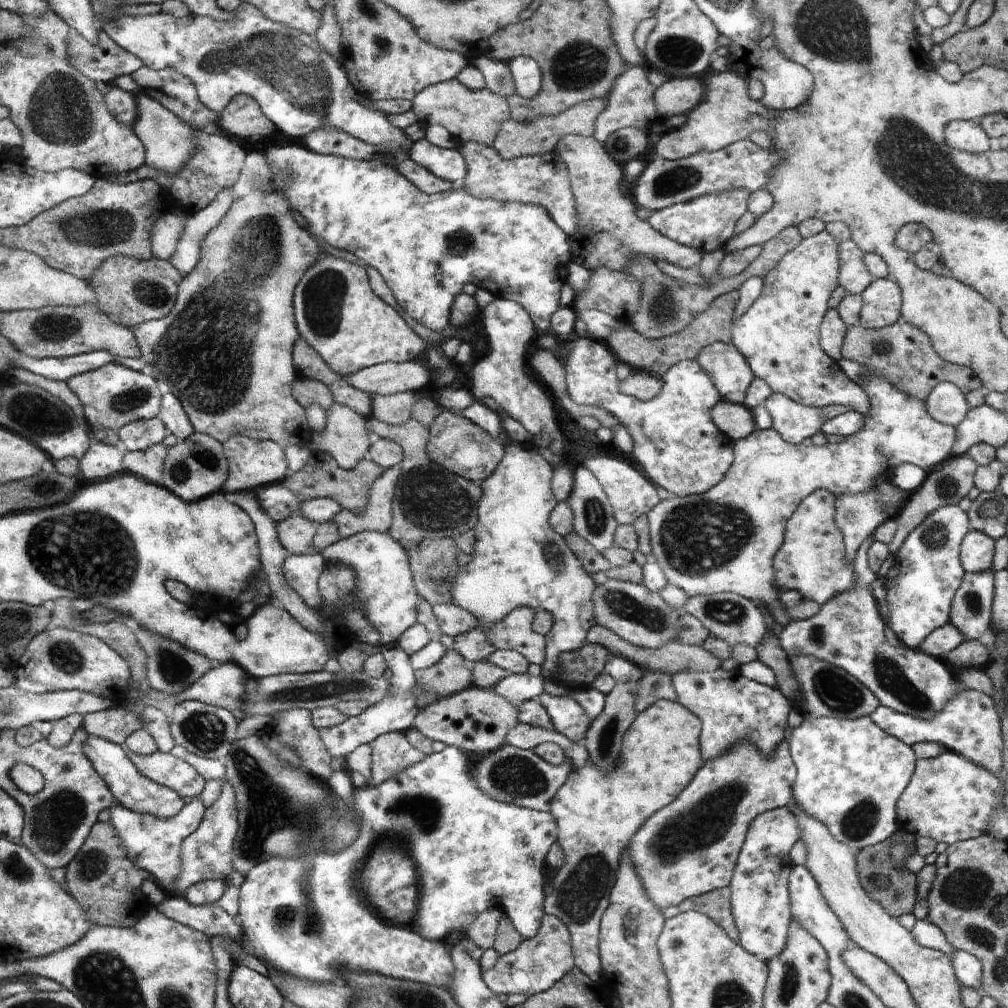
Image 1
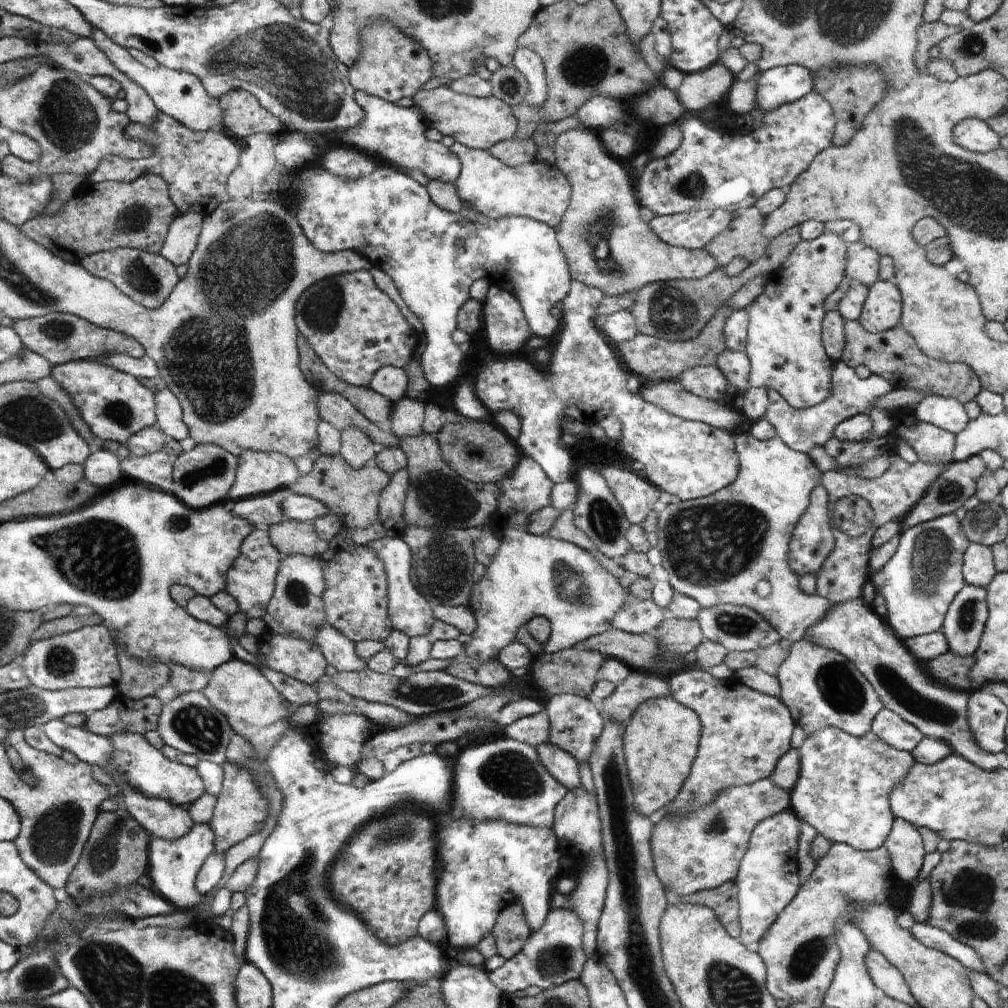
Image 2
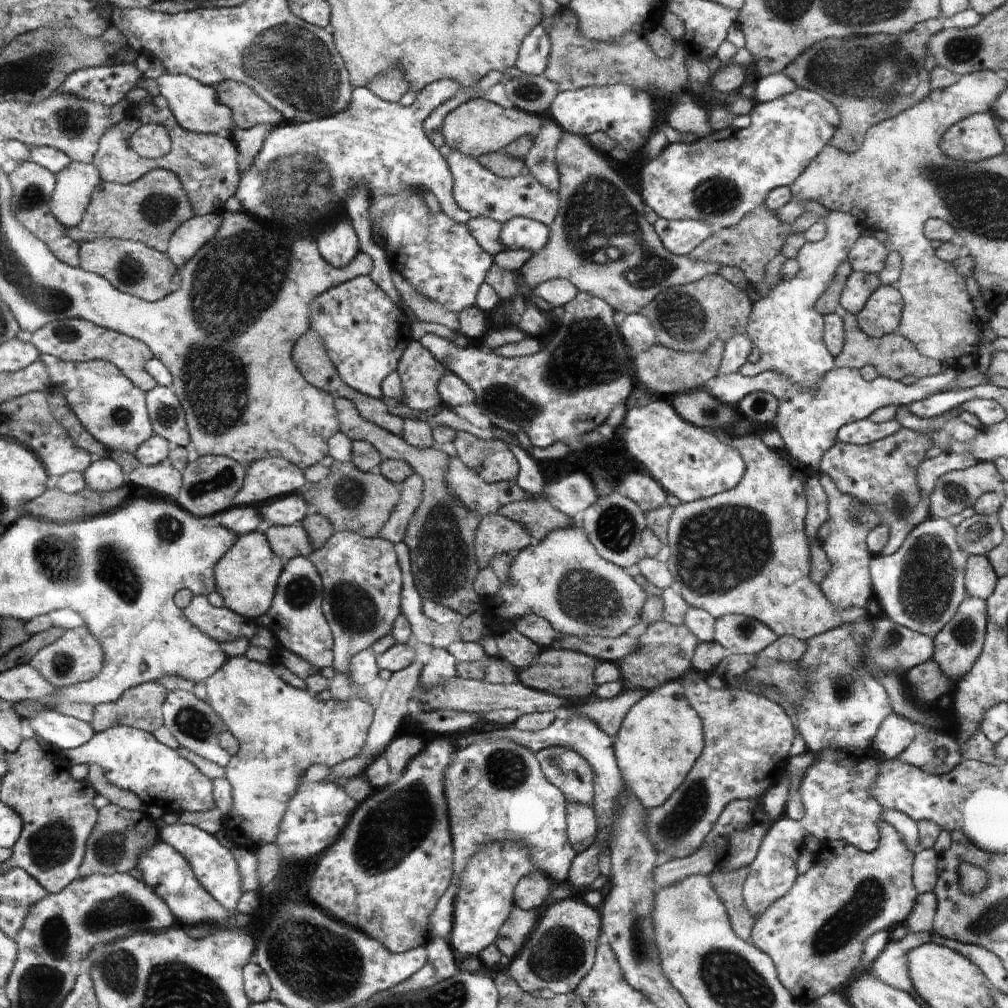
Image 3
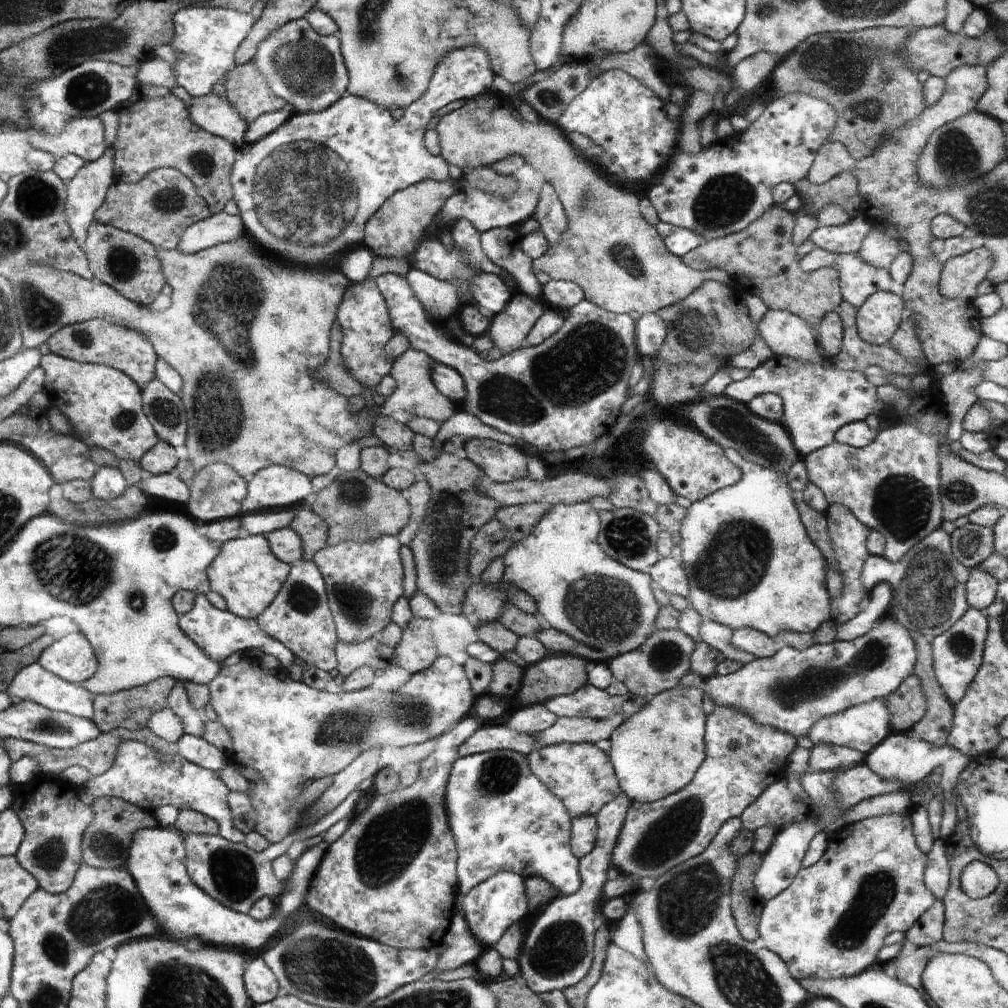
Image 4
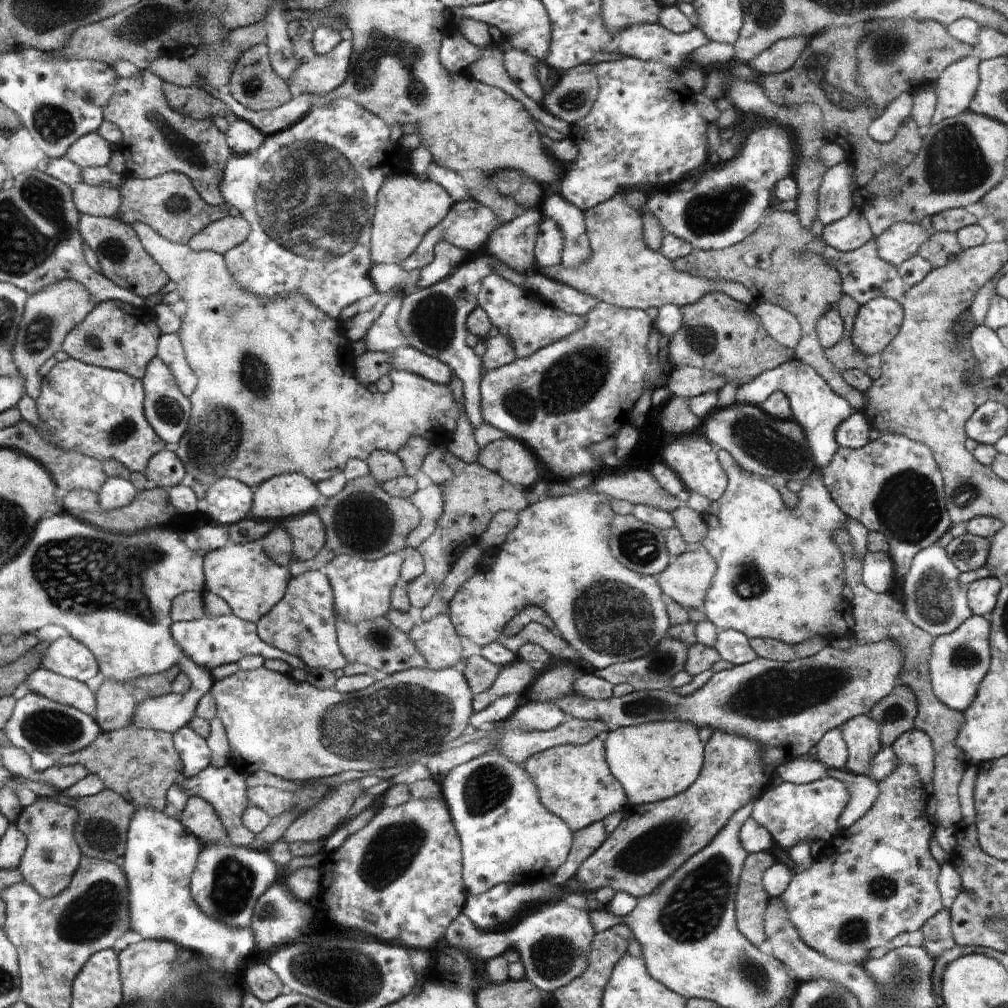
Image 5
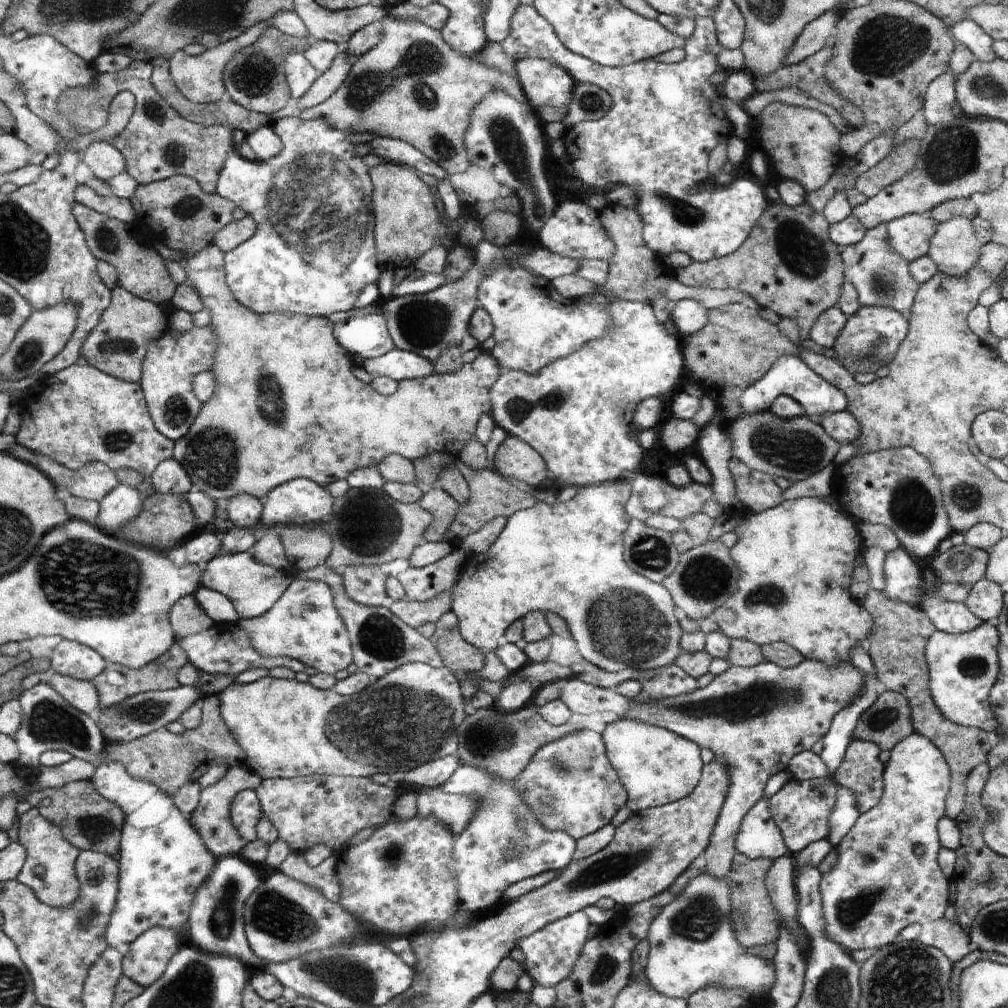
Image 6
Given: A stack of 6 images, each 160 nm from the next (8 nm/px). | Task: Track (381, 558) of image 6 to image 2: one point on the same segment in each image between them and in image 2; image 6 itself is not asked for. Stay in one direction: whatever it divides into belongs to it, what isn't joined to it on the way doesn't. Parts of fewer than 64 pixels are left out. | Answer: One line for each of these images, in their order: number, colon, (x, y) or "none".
2: (353, 496)
3: (353, 500)
4: (356, 507)
5: (363, 521)

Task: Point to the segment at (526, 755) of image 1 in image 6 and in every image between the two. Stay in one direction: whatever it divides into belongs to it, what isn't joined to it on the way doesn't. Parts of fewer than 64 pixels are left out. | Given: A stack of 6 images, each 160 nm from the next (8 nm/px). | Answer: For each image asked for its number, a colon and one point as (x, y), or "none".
2: (503, 779)
3: (496, 790)
4: (504, 818)
5: (508, 837)
6: (483, 870)

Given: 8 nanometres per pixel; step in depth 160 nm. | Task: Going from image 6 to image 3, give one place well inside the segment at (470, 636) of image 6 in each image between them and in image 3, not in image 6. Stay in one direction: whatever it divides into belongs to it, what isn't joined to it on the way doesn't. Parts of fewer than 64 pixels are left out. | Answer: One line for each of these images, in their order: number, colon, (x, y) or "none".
3: (563, 579)
4: (582, 592)
5: (557, 557)

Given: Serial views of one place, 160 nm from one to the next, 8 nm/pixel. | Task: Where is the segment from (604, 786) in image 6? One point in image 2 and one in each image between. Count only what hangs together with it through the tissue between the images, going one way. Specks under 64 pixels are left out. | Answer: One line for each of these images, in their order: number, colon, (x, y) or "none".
2: (563, 767)
3: (567, 769)
4: (581, 775)
5: (575, 783)

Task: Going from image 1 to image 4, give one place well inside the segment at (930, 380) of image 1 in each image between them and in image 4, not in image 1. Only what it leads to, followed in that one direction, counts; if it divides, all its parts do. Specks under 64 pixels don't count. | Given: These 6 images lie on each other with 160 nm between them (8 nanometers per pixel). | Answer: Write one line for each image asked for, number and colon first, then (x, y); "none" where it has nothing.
2: (893, 354)
3: (893, 356)
4: (856, 355)

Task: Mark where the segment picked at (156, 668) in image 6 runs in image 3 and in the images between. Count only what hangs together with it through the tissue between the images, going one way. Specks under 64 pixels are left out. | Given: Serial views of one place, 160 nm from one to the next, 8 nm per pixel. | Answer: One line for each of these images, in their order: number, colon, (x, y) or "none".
3: (140, 707)
4: (131, 709)
5: (118, 701)

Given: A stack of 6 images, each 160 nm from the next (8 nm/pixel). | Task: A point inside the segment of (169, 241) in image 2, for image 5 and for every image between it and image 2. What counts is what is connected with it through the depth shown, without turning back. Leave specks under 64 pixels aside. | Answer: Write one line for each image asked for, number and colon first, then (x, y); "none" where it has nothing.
3: (191, 236)
4: (220, 228)
5: (221, 236)

